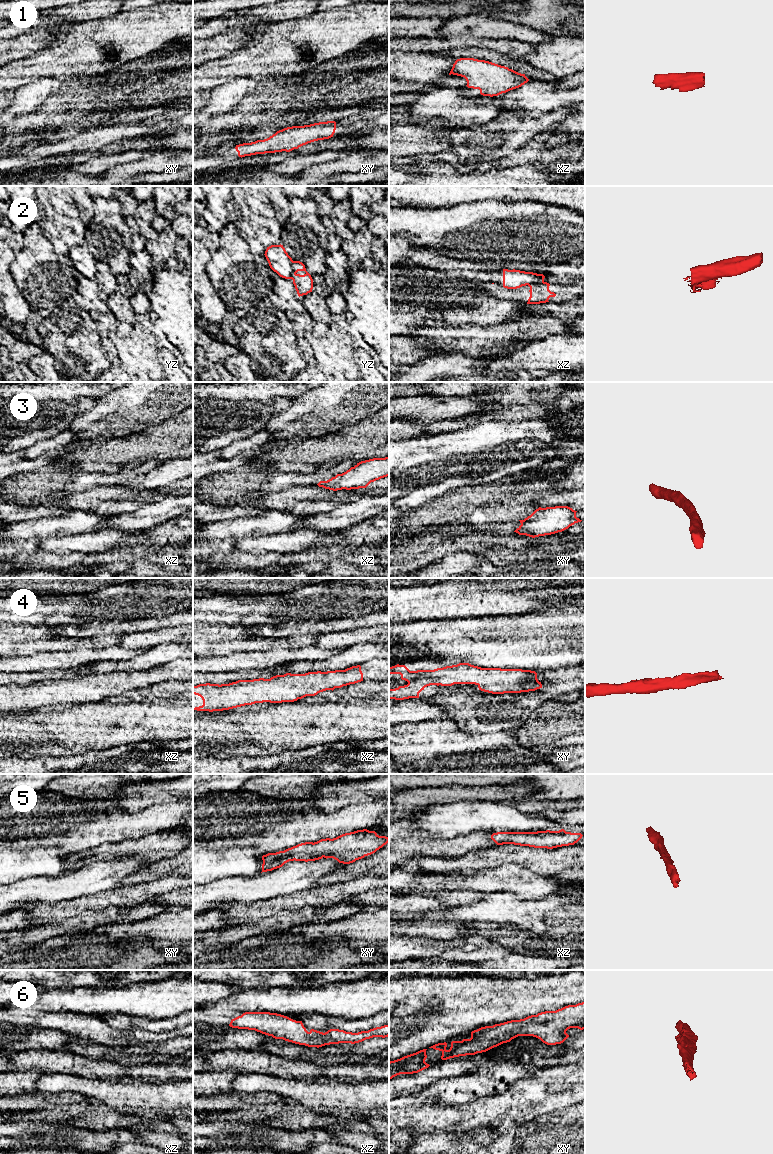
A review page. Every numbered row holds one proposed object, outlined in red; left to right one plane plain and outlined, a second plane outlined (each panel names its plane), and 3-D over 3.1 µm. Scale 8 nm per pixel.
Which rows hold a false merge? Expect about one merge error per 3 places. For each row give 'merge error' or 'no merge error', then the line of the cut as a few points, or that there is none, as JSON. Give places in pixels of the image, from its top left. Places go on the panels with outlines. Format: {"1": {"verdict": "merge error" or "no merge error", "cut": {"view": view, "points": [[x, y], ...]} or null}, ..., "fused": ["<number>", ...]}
{"1": {"verdict": "no merge error", "cut": null}, "2": {"verdict": "merge error", "cut": {"view": "yz", "points": [[293, 261], [290, 278]]}}, "3": {"verdict": "no merge error", "cut": null}, "4": {"verdict": "no merge error", "cut": null}, "5": {"verdict": "no merge error", "cut": null}, "6": {"verdict": "no merge error", "cut": null}, "fused": ["2"]}

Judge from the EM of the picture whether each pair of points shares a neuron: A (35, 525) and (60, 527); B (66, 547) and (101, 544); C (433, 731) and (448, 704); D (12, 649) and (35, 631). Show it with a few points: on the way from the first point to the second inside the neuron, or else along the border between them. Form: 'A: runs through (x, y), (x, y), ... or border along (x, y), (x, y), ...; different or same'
A: runs through (41, 527), (54, 527); same
B: runs through (75, 544), (92, 544); same
C: border along (446, 719), (450, 720), (458, 728), (466, 731); different
D: border along (45, 638), (22, 641), (10, 640); different

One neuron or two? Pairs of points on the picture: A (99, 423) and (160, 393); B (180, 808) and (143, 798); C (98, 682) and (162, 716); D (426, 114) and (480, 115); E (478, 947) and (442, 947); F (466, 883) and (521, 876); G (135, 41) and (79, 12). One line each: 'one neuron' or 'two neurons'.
A: one neuron
B: two neurons
C: two neurons
D: one neuron
E: one neuron
F: one neuron
G: two neurons

